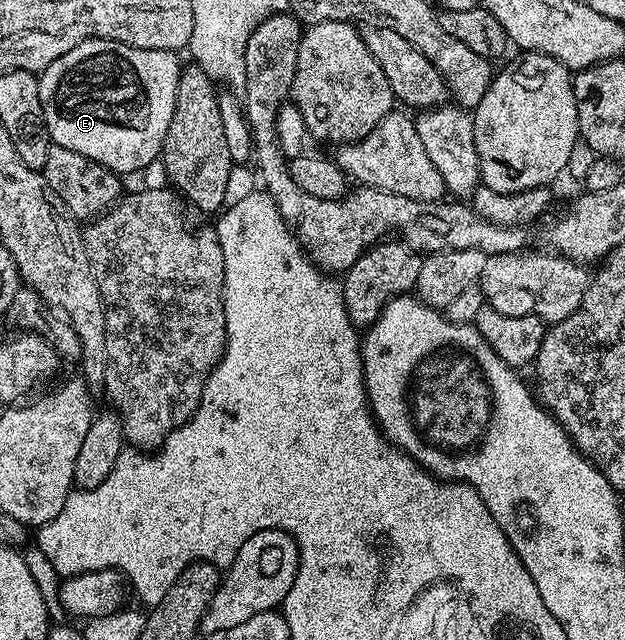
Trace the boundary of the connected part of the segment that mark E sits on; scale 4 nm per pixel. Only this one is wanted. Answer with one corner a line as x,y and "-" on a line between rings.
103,38
84,40
72,48
72,52
64,52
60,60
52,60
46,70
41,71
38,83
40,84
40,104
44,108
44,120
46,130
50,133
50,141
53,145
72,148
72,152
80,152
80,156
88,156
88,160
96,160
101,166
107,166
119,176
127,176
133,170
142,170
159,161
164,136
168,132
168,124
172,124
172,112
176,108
176,88
178,87
179,55
172,50
149,50
148,48
132,48
128,44
120,44

